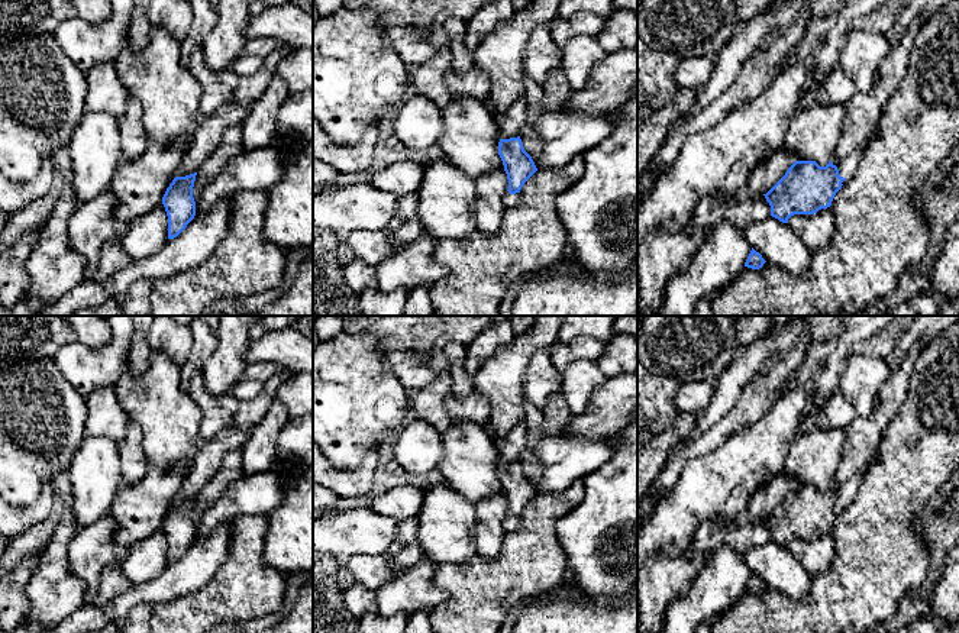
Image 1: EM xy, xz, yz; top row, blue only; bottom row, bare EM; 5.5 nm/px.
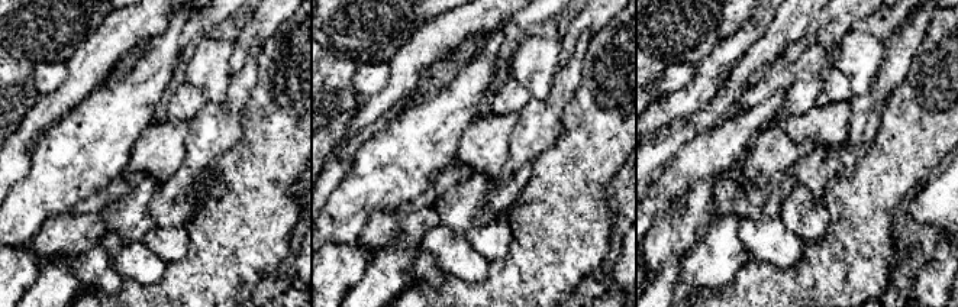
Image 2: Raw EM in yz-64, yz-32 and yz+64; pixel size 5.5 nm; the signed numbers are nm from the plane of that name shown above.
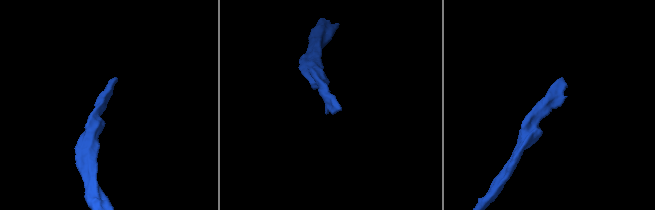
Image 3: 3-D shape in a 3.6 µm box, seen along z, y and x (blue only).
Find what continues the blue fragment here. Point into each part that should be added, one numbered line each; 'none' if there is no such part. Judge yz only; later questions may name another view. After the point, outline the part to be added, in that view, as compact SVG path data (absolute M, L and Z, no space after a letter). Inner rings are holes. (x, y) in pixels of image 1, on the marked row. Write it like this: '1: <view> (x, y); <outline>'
1: yz (848, 165); M866 145L859 146L858 149L852 151L847 156L840 159L837 169L839 169L839 175L845 178L845 181L842 184L845 184L846 181L849 181L853 177L860 159L862 159L862 155L865 152L865 148L866 148Z

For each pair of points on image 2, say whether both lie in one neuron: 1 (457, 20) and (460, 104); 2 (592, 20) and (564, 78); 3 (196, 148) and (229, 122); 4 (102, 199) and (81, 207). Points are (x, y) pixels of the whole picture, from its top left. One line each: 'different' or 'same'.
1: different
2: different
3: same
4: same

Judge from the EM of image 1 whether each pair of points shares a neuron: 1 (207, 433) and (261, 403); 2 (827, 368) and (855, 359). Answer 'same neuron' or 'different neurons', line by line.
1: same neuron
2: different neurons

